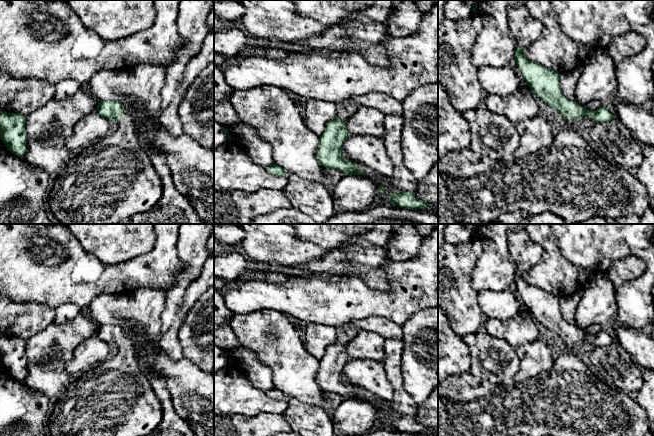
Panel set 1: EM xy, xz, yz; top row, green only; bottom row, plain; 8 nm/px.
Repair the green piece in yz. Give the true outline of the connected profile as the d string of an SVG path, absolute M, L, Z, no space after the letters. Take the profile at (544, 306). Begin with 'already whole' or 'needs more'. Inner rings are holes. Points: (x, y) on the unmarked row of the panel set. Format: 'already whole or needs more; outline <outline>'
needs more; outline M520 270L516 272L514 283L532 316L565 341L567 348L574 349L577 344L586 340L591 341L595 347L609 346L614 342L614 339L604 331L589 335L577 325L567 323L561 314L559 297L528 284Z

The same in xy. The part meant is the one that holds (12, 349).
already whole; outline M0 337L0 363L7 374L23 381L26 378L27 357L26 340L19 337Z

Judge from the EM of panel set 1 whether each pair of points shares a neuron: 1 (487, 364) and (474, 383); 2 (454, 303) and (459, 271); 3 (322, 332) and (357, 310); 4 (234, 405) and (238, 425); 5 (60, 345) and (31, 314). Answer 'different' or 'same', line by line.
1: different
2: same
3: different
4: different
5: different

